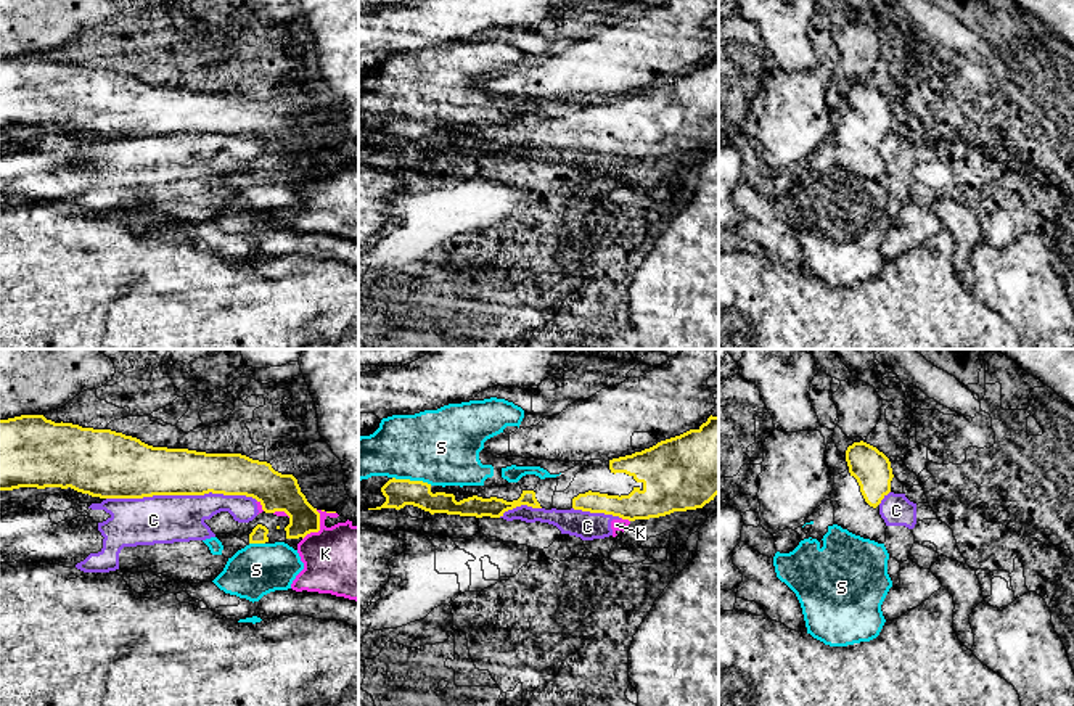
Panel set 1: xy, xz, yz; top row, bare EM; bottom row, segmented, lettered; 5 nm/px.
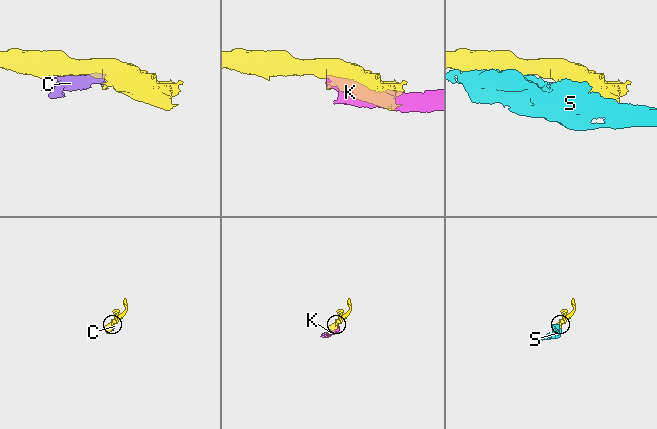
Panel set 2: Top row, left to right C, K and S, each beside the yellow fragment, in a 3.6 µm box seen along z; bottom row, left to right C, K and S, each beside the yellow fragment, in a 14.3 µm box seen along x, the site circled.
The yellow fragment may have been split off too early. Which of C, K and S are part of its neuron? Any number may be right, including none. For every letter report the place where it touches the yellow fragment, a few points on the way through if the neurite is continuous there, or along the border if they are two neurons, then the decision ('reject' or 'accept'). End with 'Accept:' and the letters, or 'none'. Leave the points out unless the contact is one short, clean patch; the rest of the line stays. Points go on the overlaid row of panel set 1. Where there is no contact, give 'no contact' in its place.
C: contact xy (182, 494); border xy (106, 497), (222, 492), (245, 494), (258, 500); reject
K: contact xy (319, 523); reject
S: contact xz (412, 481); reject
Accept: none

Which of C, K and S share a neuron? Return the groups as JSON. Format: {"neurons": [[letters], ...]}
{"neurons": [["C", "K"], ["S"]]}

